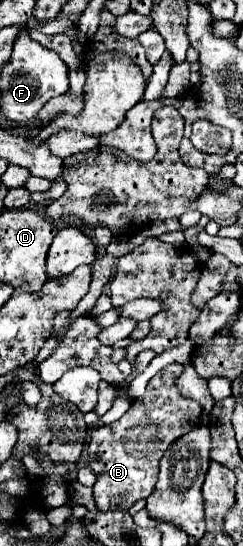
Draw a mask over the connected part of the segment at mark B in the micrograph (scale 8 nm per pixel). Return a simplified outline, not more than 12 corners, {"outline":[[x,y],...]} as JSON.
{"outline":[[174,363],[112,425],[88,463],[100,511],[128,511],[158,481],[164,451],[200,423]]}

